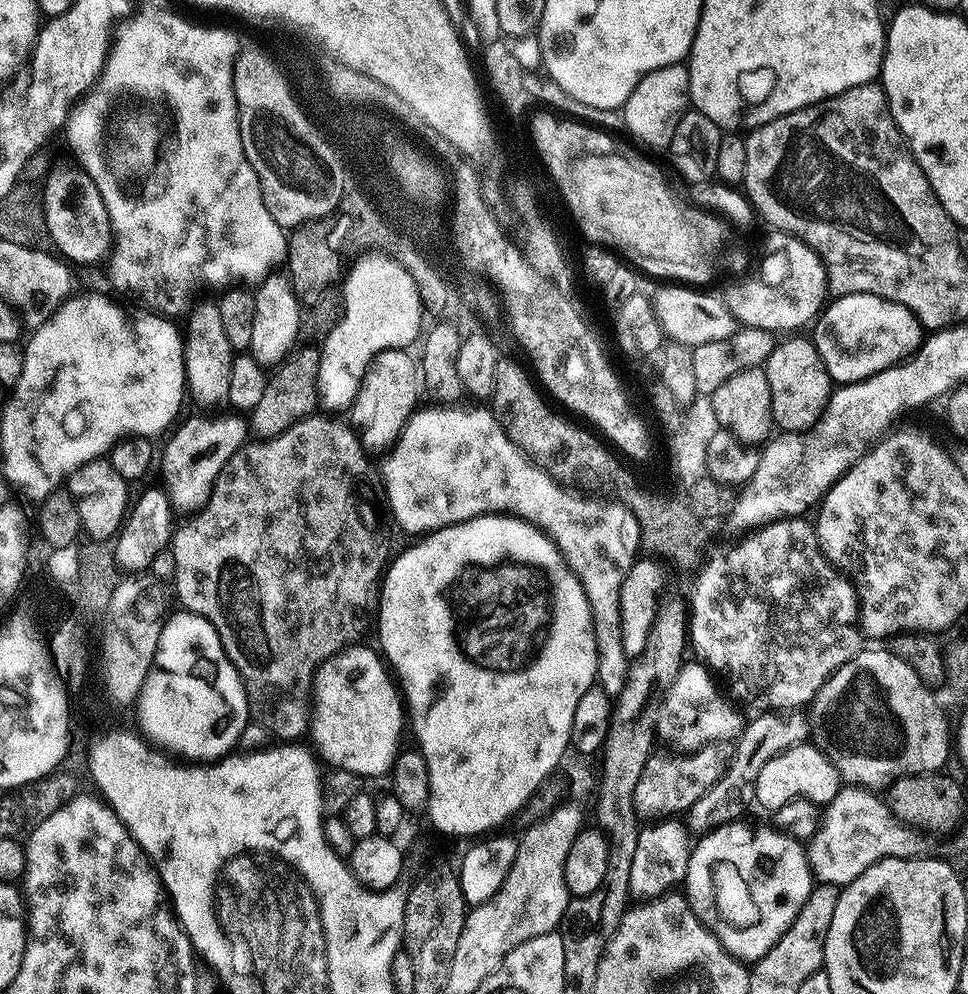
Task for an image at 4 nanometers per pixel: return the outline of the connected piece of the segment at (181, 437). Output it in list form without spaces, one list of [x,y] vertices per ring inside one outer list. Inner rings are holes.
[[[195,414],[189,418],[185,424],[182,422],[175,425],[172,437],[164,444],[164,453],[158,456],[158,472],[160,468],[160,476],[164,494],[168,498],[169,505],[173,513],[195,514],[204,507],[204,503],[210,498],[214,482],[218,478],[218,474],[222,470],[222,466],[226,466],[226,462],[237,450],[243,448],[250,436],[250,424],[243,415],[228,414],[232,416],[218,416],[216,418],[208,414]]]

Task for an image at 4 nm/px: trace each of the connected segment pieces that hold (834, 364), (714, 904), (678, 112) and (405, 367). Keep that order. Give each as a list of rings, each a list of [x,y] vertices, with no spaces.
[[[874,294],[835,297],[821,311],[815,328],[814,343],[818,354],[832,381],[840,386],[868,380],[874,374],[909,359],[926,336],[920,319],[911,309]]]
[[[745,822],[723,824],[721,828],[716,828],[713,832],[703,833],[703,835],[697,839],[700,841],[695,841],[692,857],[688,863],[688,873],[684,879],[682,888],[688,897],[688,904],[694,910],[694,914],[714,933],[718,938],[718,942],[722,942],[725,950],[741,962],[755,962],[763,958],[763,956],[772,949],[774,942],[778,942],[778,938],[782,938],[782,934],[786,934],[786,930],[794,922],[798,910],[802,910],[806,898],[812,893],[814,877],[808,865],[808,854],[805,845],[801,843],[801,841],[788,835],[787,832],[781,832],[780,829],[775,826],[767,826],[768,828],[751,828],[750,825],[744,823]]]
[[[673,62],[670,66],[649,68],[648,73],[632,85],[630,98],[624,102],[622,115],[629,134],[648,148],[671,149],[678,122],[690,108],[689,86],[688,70],[683,63]]]
[[[391,348],[378,354],[370,362],[362,378],[362,386],[358,386],[358,394],[350,409],[350,417],[352,416],[350,424],[365,450],[391,449],[402,434],[406,422],[421,403],[419,402],[420,396],[422,398],[420,370],[417,361],[413,357],[411,360],[408,354],[399,348]]]

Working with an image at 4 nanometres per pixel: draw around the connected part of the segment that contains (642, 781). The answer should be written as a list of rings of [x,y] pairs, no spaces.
[[[717,742],[707,744],[697,752],[668,754],[672,756],[652,755],[642,770],[642,778],[638,778],[638,786],[634,786],[634,810],[637,817],[644,822],[659,822],[665,818],[676,818],[687,813],[688,808],[694,806],[694,802],[698,802],[698,798],[702,798],[702,794],[706,794],[706,790],[710,790],[710,786],[714,786],[714,782],[718,782],[718,778],[722,778],[722,774],[732,760],[733,751],[731,743]]]

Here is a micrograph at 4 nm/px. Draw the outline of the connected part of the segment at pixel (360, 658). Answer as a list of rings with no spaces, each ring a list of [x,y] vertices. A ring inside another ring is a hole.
[[[356,646],[341,648],[314,673],[310,697],[310,737],[312,736],[313,744],[311,747],[325,765],[328,763],[329,769],[341,768],[358,774],[361,778],[387,777],[391,773],[397,752],[402,748],[400,731],[403,728],[405,731],[406,728],[406,708],[402,703],[397,681],[390,675],[381,653],[375,647],[352,647]]]

